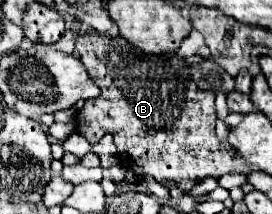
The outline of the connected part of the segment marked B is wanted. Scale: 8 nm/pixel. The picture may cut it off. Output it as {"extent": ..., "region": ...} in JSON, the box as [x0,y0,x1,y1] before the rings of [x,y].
{"extent":[76,34,250,190],"region":[[[100,34],[80,36],[76,40],[76,50],[90,78],[102,90],[102,94],[92,104],[86,104],[78,112],[78,132],[90,144],[98,144],[104,134],[112,134],[118,156],[124,162],[122,164],[124,168],[132,170],[138,176],[152,176],[168,188],[178,186],[182,190],[190,190],[196,184],[200,184],[206,176],[220,178],[224,174],[248,174],[250,166],[246,166],[244,162],[234,162],[234,158],[238,156],[234,148],[230,148],[230,144],[226,142],[220,142],[214,134],[214,124],[216,124],[214,92],[206,92],[206,90],[194,92],[196,84],[190,78],[190,68],[182,62],[178,54],[174,56],[144,54],[132,48],[126,40],[122,40],[122,36],[106,38]]]}

